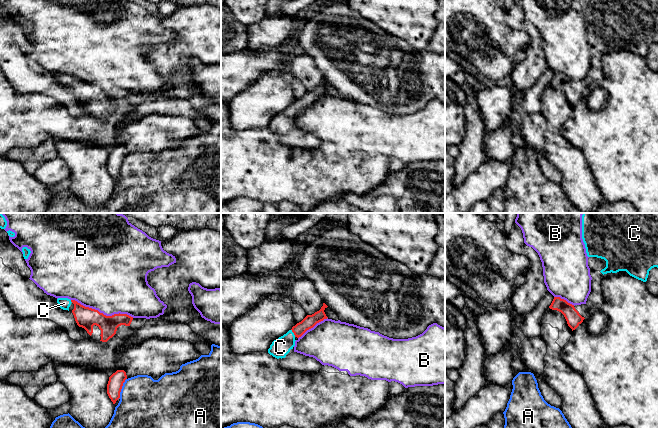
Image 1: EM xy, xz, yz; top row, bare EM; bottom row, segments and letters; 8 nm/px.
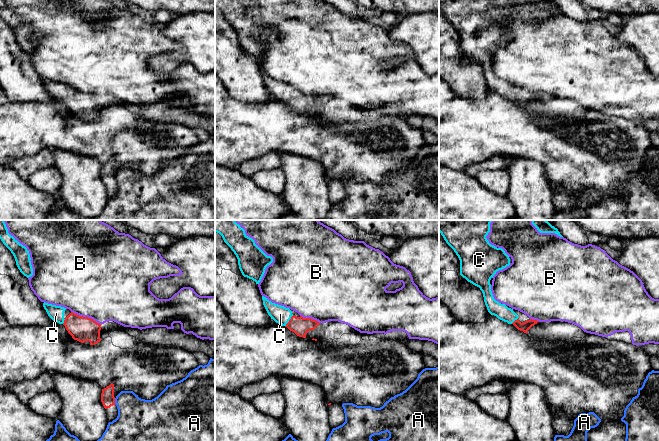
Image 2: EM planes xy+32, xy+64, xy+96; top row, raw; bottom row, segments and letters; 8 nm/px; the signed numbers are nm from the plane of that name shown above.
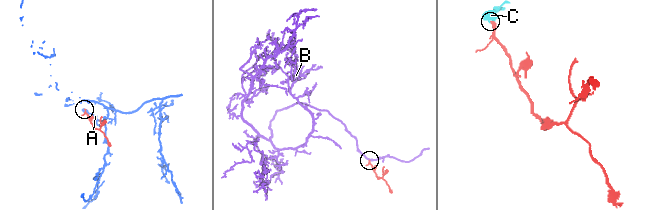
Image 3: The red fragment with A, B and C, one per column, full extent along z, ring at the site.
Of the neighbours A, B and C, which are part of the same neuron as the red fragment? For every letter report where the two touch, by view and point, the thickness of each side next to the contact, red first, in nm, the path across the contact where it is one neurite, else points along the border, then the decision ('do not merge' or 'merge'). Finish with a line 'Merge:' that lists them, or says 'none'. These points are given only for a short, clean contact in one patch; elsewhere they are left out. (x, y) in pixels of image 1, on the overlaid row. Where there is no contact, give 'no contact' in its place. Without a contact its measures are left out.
A: meets red in xy at (121, 388); 120 nm thick on the red side, 400 nm on the other; do not merge
B: meets red in xy at (102, 313); 170 nm thick on the red side, 480 nm on the other; do not merge
C: meets red in xz at (293, 332); 100 nm thick on the red side, 150 nm on the other; runs through xz (309, 321), (293, 332), (280, 347); merge
Merge: C

